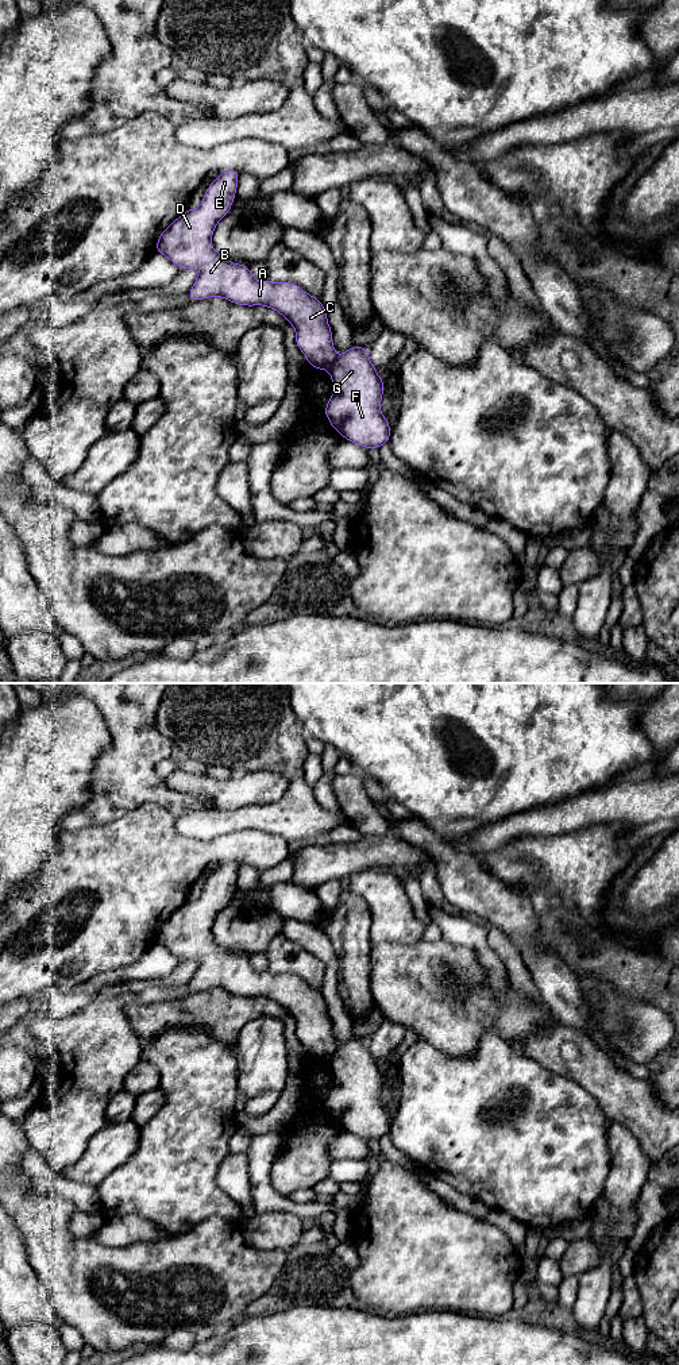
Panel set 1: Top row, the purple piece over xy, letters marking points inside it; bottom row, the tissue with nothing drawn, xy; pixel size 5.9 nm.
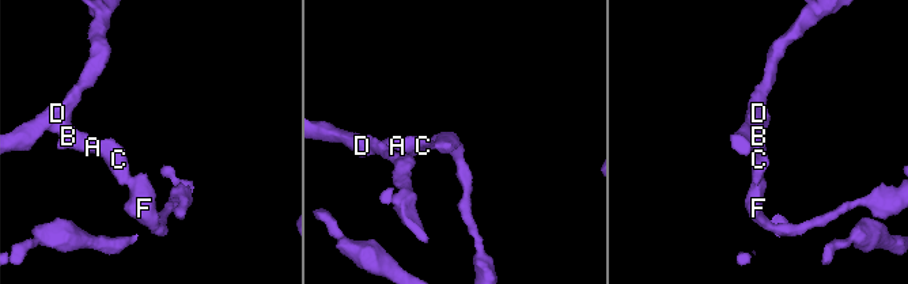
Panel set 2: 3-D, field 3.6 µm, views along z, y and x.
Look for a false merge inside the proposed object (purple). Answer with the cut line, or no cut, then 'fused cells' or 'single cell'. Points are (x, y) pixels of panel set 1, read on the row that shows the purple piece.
cut xy (338, 357), (328, 369); fused cells

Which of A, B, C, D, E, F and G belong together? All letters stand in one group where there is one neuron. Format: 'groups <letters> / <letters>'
groups A B C D E / F G

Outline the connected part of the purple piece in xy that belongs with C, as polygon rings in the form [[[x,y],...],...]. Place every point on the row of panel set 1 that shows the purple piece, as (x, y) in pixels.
[[[223,170],[208,186],[200,207],[197,209],[186,209],[161,232],[155,251],[163,254],[181,269],[197,270],[197,279],[188,293],[190,300],[198,301],[219,296],[238,305],[263,305],[277,311],[294,327],[296,343],[308,363],[317,370],[329,370],[337,355],[321,300],[305,293],[298,285],[292,282],[256,281],[246,265],[231,263],[228,258],[217,254],[211,243],[216,225],[232,207],[240,174],[236,170]]]

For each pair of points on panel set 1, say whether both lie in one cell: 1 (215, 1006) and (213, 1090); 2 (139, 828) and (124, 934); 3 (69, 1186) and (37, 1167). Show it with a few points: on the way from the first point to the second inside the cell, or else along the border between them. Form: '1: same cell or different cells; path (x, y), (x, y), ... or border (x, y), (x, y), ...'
1: different cells; border (184, 1028), (207, 1028), (216, 1037), (235, 1045)
2: same cell; path (139, 855), (139, 867), (124, 882), (124, 907)
3: same cell; path (61, 1186), (53, 1183), (45, 1175)

